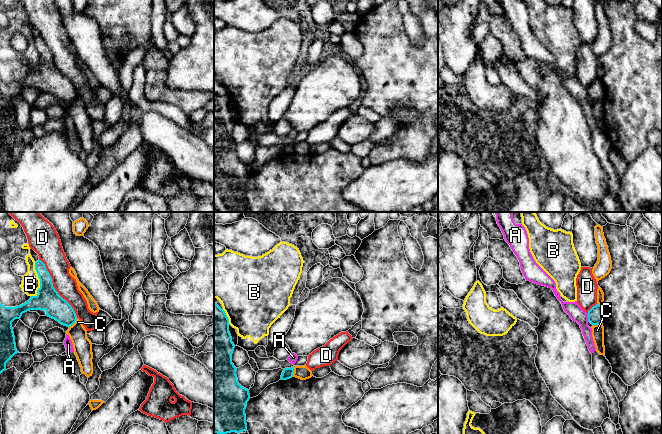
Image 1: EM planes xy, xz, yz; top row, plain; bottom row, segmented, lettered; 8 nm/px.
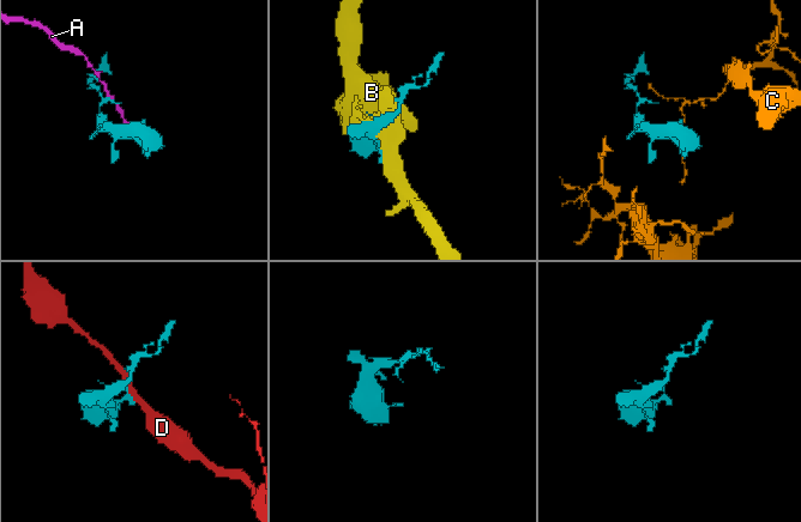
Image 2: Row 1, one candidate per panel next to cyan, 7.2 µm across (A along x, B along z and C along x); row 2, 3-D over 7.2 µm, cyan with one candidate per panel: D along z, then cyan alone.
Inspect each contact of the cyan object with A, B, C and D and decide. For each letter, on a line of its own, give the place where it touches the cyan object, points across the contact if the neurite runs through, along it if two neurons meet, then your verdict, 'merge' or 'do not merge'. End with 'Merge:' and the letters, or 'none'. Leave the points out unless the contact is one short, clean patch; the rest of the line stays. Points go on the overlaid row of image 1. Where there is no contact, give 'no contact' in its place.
A: contact yz (588, 317); do not merge
B: contact xy (40, 281); do not merge
C: contact xy (73, 323); border xy (77, 318), (69, 327); do not merge
D: contact xy (54, 288); do not merge
Merge: none

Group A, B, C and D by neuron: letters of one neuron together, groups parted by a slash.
A / B / C / D

